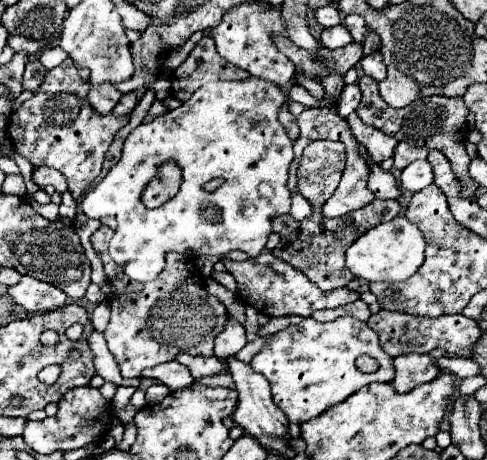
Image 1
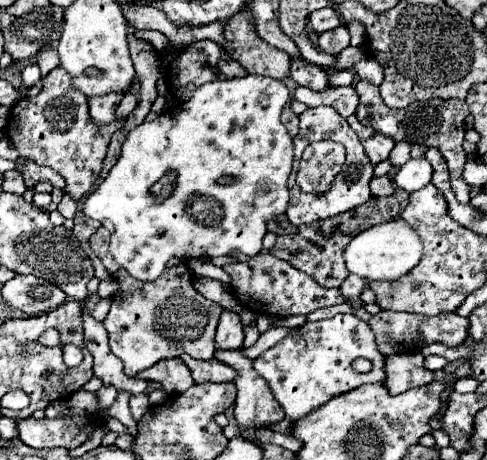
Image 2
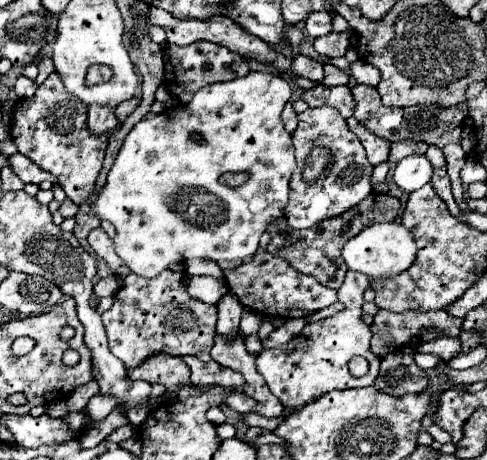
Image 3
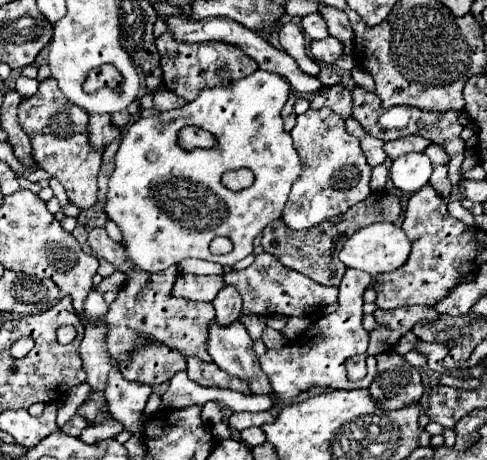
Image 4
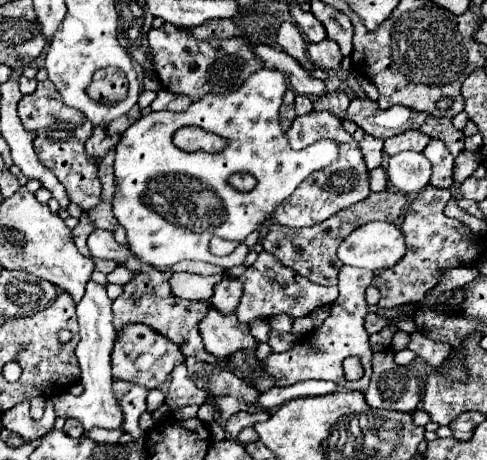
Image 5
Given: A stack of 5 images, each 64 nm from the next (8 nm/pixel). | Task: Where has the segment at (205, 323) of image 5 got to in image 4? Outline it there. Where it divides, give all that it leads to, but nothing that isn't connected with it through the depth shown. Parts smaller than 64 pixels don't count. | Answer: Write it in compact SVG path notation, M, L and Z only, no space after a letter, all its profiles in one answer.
M216 320L208 324L208 354L218 368L244 380L254 394L272 392L268 376L264 376L252 350L252 338L240 320L228 326L216 324Z

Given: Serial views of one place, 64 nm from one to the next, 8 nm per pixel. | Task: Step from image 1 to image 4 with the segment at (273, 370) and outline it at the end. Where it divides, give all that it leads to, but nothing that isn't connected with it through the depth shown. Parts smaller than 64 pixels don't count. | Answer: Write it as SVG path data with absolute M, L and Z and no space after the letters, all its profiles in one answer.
M348 268L344 272L344 278L340 282L340 296L338 296L338 308L336 312L322 316L316 324L312 324L300 338L294 342L288 342L282 350L268 350L264 356L260 356L260 366L268 374L272 390L280 396L282 402L290 402L300 392L310 388L312 384L328 386L328 388L340 388L340 390L352 390L352 388L368 388L374 374L376 374L376 360L372 356L366 356L368 376L350 382L346 378L344 362L350 356L366 354L368 348L368 332L362 328L362 294L372 284L372 276L368 272L352 270Z

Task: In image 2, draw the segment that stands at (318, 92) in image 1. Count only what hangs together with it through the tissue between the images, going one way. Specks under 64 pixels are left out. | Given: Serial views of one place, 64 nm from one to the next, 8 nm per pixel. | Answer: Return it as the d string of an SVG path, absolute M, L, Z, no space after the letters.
M292 60L290 62L290 78L296 84L308 86L312 90L324 90L328 86L324 70L318 64L312 64L308 60Z

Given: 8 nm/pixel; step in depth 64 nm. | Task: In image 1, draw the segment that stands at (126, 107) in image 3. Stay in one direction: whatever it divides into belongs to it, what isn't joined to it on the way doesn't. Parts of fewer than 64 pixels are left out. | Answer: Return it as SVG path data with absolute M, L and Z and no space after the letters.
M128 92L128 94L124 94L124 96L120 98L120 102L114 106L112 114L114 114L114 116L128 116L128 114L134 110L136 104L138 104L138 96L136 96L134 92Z

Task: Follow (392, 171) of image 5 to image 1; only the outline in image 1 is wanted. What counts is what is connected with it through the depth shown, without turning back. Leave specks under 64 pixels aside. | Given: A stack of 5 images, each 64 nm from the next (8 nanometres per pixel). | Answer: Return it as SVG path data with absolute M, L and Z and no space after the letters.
M418 160L408 164L400 174L400 186L410 192L418 192L432 184L432 166L428 160Z

